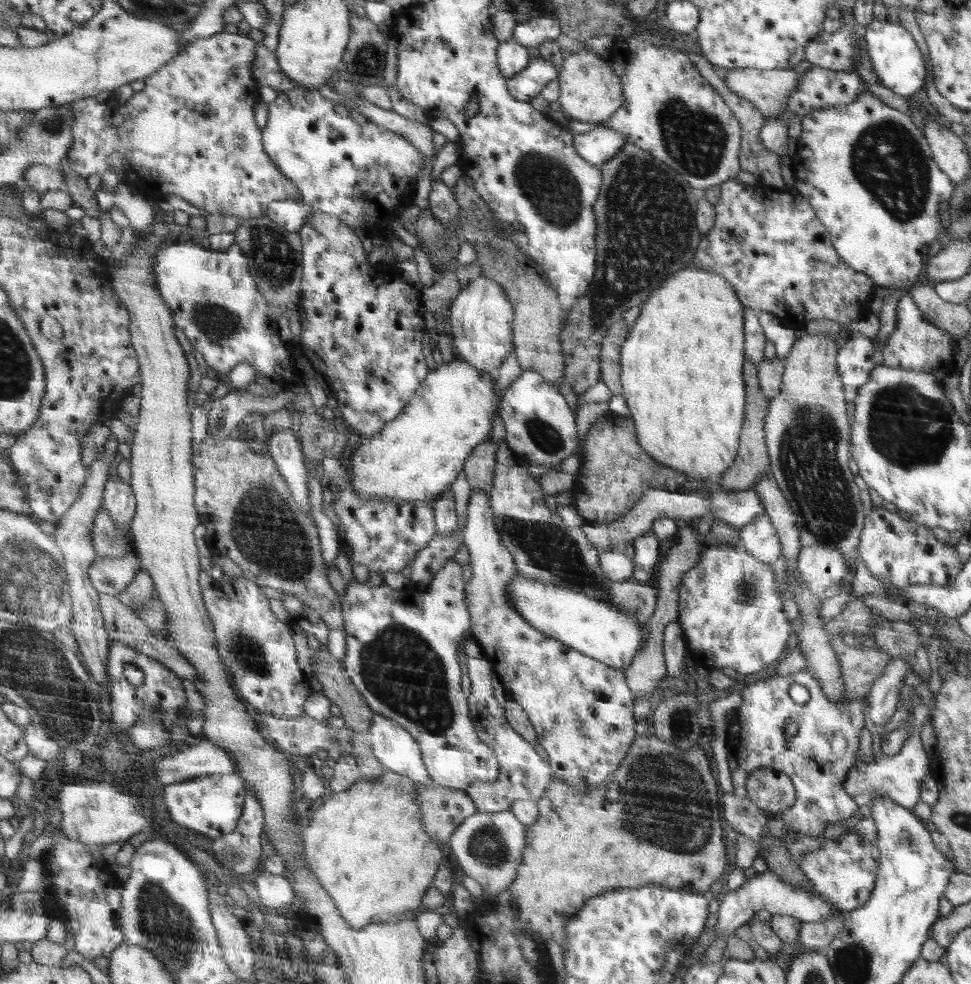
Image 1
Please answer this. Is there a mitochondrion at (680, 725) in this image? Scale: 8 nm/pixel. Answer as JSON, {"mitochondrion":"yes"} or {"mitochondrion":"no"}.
{"mitochondrion":"yes"}

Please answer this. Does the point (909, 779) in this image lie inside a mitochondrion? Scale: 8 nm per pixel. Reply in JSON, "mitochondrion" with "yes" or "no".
{"mitochondrion":"no"}

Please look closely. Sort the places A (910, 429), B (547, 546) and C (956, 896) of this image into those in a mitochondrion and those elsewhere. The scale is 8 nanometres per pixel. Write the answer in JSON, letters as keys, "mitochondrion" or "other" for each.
{"A":"mitochondrion","B":"mitochondrion","C":"other"}

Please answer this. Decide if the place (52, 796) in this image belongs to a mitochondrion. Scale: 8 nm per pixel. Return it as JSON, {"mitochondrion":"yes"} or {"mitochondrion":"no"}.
{"mitochondrion":"no"}

